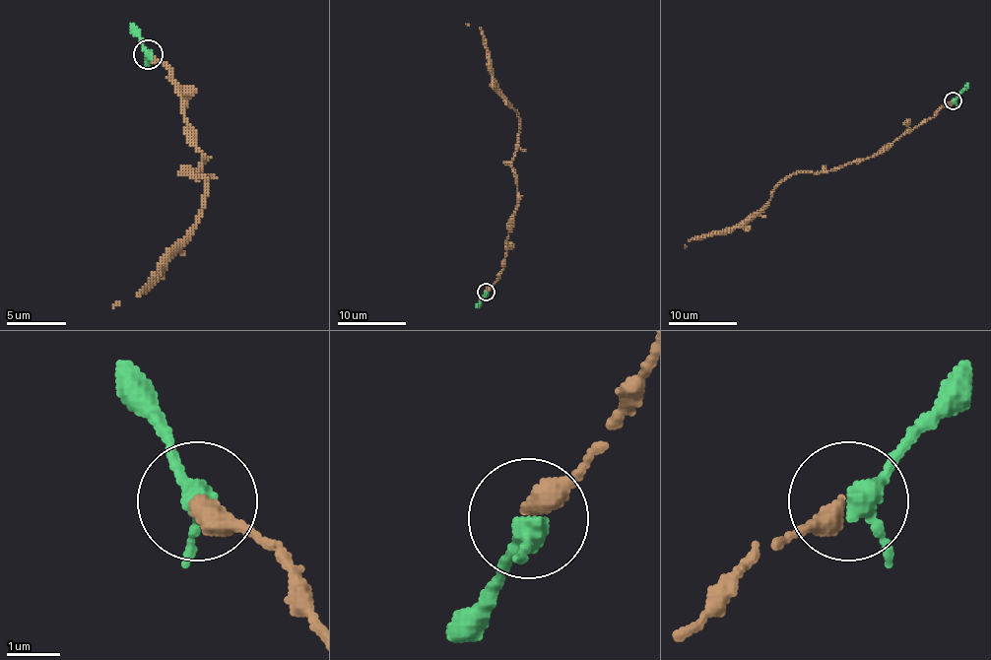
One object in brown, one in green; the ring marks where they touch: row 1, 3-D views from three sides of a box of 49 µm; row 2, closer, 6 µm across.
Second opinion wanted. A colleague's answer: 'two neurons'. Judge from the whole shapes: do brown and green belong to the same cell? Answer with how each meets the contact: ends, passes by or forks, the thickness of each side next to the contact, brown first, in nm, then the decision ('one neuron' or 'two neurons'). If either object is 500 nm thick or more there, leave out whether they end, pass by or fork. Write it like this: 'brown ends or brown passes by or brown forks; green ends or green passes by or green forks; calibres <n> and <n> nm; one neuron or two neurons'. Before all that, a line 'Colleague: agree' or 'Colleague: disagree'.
Colleague: disagree
brown ends; green passes by; calibres 420 and 320 nm; one neuron

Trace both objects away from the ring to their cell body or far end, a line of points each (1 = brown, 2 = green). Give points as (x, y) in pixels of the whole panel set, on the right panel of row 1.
1: (951, 100), (870, 157), (829, 170), (789, 174), (759, 210), (738, 224), (692, 237), (685, 248)
2: (953, 100), (968, 83)

